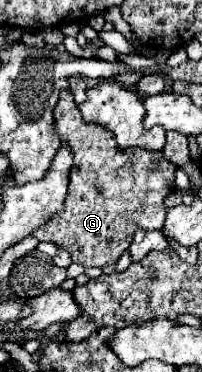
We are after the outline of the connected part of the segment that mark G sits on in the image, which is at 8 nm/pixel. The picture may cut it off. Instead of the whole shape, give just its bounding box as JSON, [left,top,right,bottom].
[31,89,175,267]

